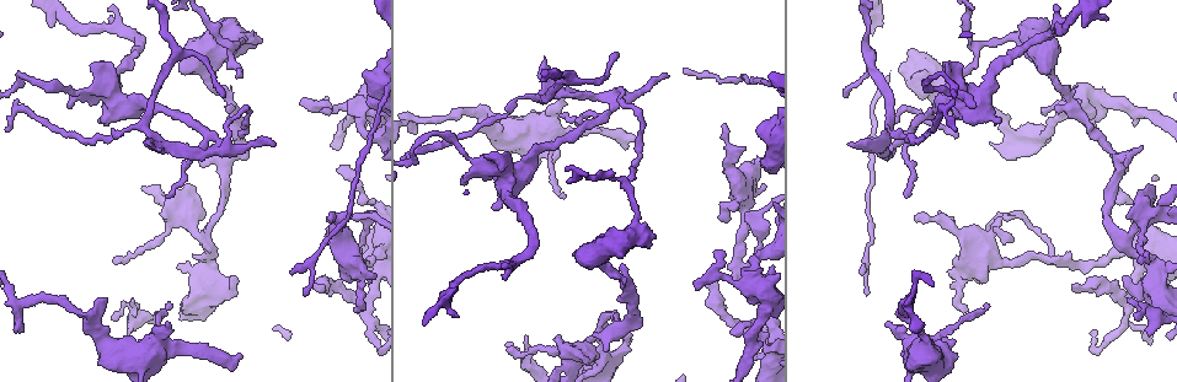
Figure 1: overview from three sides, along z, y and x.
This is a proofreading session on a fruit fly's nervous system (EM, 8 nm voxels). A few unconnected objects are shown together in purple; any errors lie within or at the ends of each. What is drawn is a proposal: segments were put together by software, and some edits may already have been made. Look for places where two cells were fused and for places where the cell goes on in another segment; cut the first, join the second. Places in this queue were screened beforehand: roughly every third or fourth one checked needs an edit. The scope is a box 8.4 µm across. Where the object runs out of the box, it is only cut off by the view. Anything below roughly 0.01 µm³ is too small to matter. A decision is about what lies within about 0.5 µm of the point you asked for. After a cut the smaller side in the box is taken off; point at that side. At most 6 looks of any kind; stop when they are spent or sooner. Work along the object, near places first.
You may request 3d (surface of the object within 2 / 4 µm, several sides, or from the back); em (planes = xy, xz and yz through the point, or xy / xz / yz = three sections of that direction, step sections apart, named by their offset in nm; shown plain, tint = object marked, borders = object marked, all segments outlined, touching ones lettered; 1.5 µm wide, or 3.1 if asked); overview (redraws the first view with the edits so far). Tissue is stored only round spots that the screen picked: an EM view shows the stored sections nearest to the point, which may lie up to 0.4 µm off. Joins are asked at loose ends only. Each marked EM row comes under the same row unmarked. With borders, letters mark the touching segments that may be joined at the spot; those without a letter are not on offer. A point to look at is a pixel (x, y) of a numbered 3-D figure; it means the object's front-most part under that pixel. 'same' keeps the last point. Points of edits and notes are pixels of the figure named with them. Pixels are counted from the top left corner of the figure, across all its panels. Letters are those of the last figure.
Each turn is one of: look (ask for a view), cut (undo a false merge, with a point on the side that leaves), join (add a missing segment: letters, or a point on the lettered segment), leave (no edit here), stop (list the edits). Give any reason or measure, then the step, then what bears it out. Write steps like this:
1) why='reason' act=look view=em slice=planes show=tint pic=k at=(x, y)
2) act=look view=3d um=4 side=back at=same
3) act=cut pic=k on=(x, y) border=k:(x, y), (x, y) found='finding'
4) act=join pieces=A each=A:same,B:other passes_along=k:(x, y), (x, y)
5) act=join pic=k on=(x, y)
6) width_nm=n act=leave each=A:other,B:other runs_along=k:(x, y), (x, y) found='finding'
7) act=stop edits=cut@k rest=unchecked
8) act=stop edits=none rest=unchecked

why='an open end' act=look view=em slice=xy step=4 show=borders pic=1 at=(961, 309)

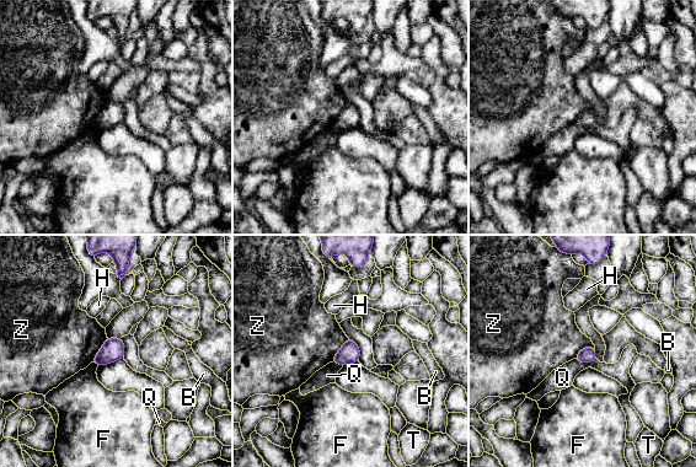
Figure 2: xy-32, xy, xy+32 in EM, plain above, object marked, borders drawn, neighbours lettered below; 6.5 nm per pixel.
act=leave each=B:other,F:other,H:other,Q:other,T:other,Z:other border=2:(92, 363), (97, 366) found='no lettered segment goes on from it'

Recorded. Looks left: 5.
why='two arms at a narrow angle' act=look view=3d um=2 pic=1 at=(897, 141)

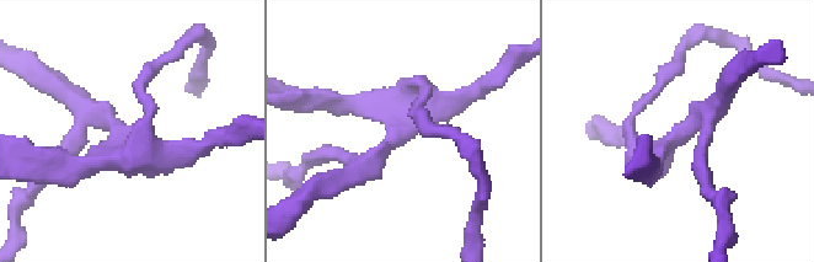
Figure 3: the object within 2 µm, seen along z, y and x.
why='shape alone is not enough' act=look view=em slice=planes show=borders pic=3 at=(124, 132)

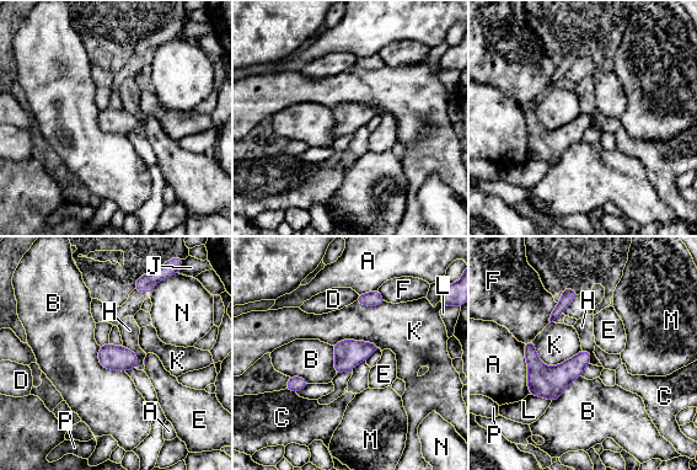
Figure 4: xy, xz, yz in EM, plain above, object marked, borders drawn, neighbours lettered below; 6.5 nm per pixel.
width_nm=130 act=leave each=A:other,B:other,C:other,D:other,E:other,F:other,H:other,J:other,K:other,L:other,M:other,N:other,P:other border=4:(531, 341), (547, 366), (582, 350) found='all the same cell'

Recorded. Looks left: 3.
why='an open end' act=look view=3d um=4 pic=1 at=(850, 145)

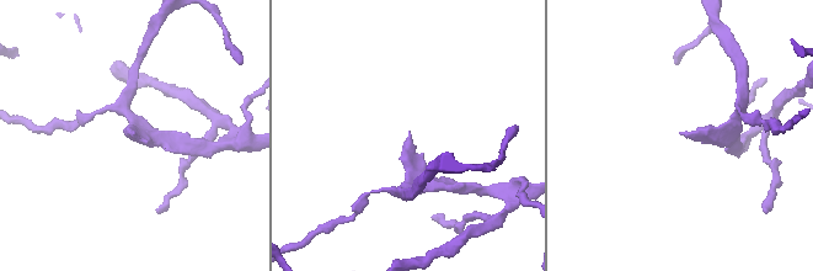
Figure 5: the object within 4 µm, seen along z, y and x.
why='need the tissue' act=look view=em slice=planes show=borders pic=5 at=(679, 133)

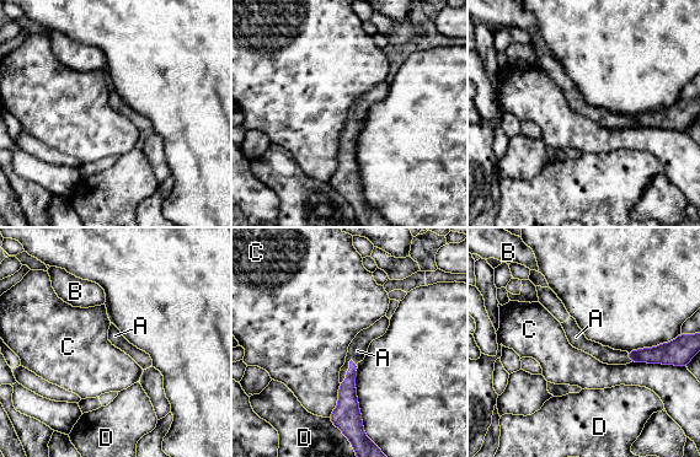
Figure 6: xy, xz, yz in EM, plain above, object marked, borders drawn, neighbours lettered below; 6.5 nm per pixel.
act=join pieces=A each=A:same,B:other,C:other,D:other passes_along=6:(347, 410), (347, 372), (357, 350) found='the cell continues'

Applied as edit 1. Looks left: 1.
act=stop edits=join@6 rest=unchecked

